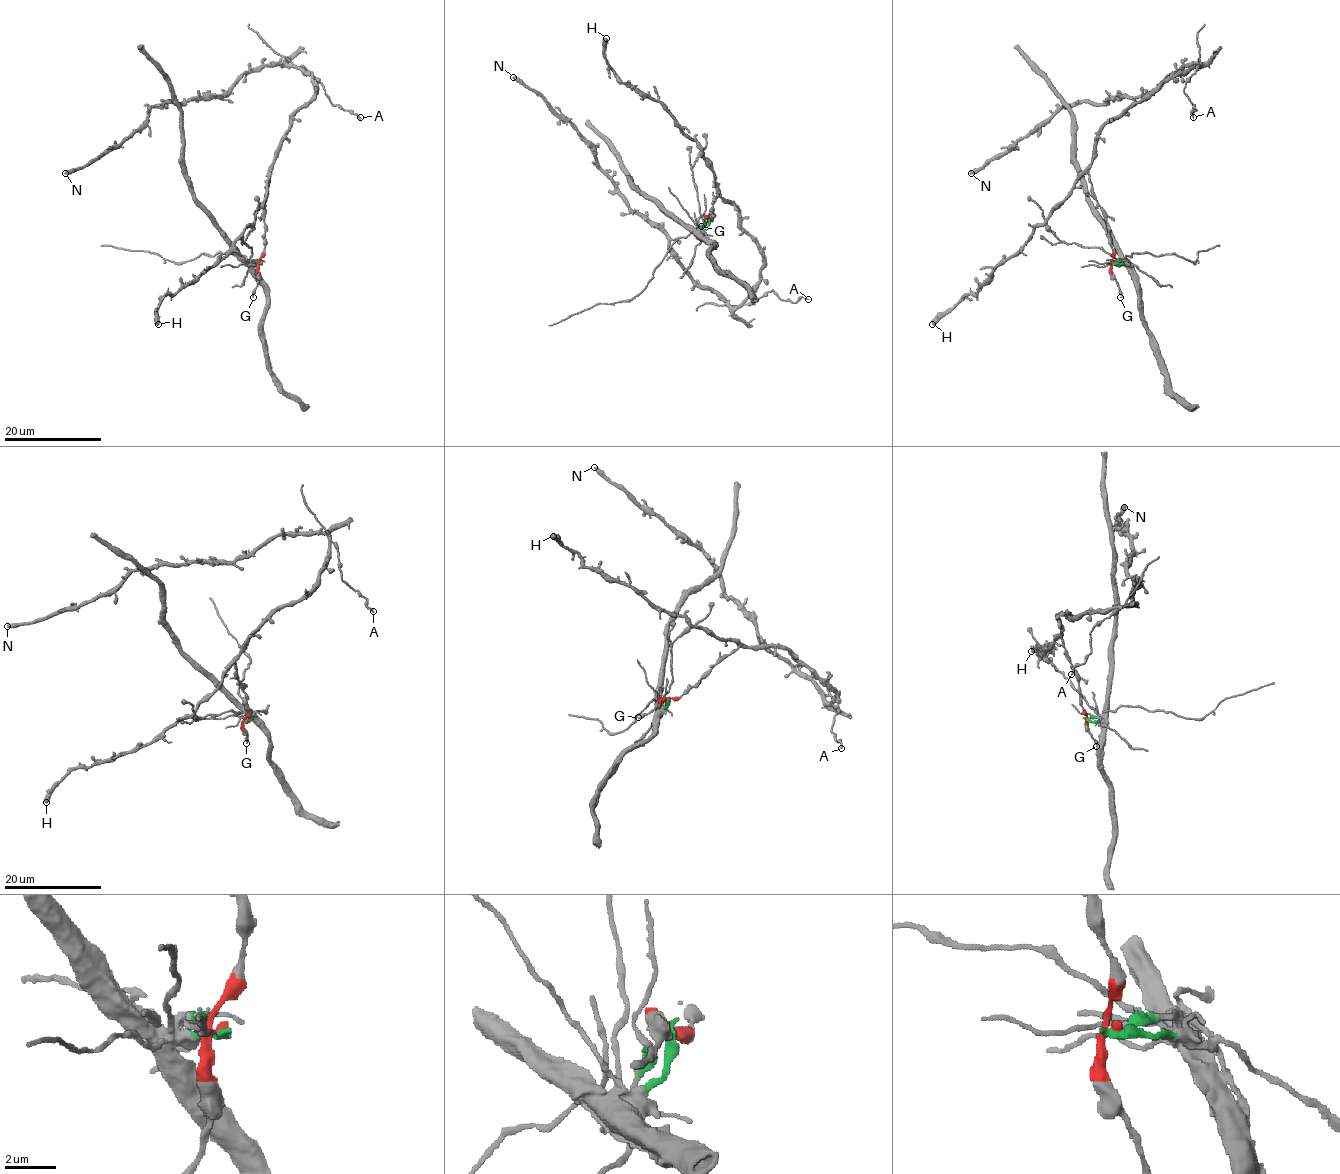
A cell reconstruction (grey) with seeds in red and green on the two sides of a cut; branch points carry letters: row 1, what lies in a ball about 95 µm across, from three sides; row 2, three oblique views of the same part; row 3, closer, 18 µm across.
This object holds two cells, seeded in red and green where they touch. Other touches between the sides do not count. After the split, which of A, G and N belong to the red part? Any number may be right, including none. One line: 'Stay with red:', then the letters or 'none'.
Stay with red: A, G, N

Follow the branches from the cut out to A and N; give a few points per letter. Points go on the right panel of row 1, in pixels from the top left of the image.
A: (1114, 263), (1107, 214), (1088, 174), (1096, 136), (1162, 84), (1196, 67), (1184, 94), (1196, 109), (1193, 118)
N: (1114, 263), (1088, 174), (1095, 138), (1201, 66), (1187, 64), (1138, 97), (1063, 104), (971, 174)

